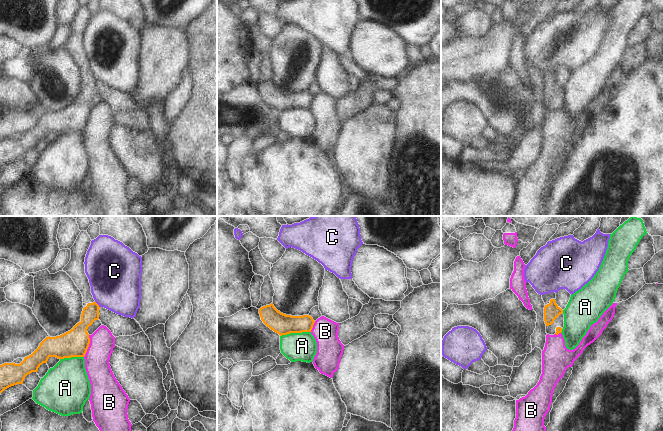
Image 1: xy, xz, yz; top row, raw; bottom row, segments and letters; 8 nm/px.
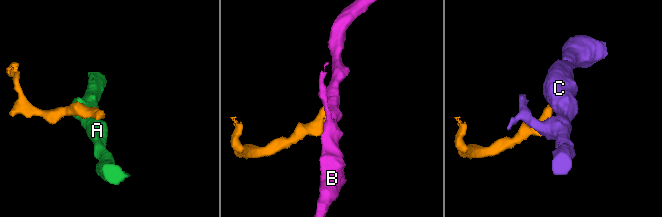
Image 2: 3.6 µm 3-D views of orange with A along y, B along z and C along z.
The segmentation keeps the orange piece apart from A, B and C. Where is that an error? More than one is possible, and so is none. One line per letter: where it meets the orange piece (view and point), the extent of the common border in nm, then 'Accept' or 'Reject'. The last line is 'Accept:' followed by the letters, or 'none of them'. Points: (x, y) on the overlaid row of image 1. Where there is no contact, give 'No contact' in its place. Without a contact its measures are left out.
A: Touches orange at xz (295, 332). Shared border 260 nm. Reject
B: Touches orange at xy (88, 346). Shared border 180 nm. Reject
C: Touches orange at xy (97, 304). Shared border 70 nm. Reject
Accept: none of them

